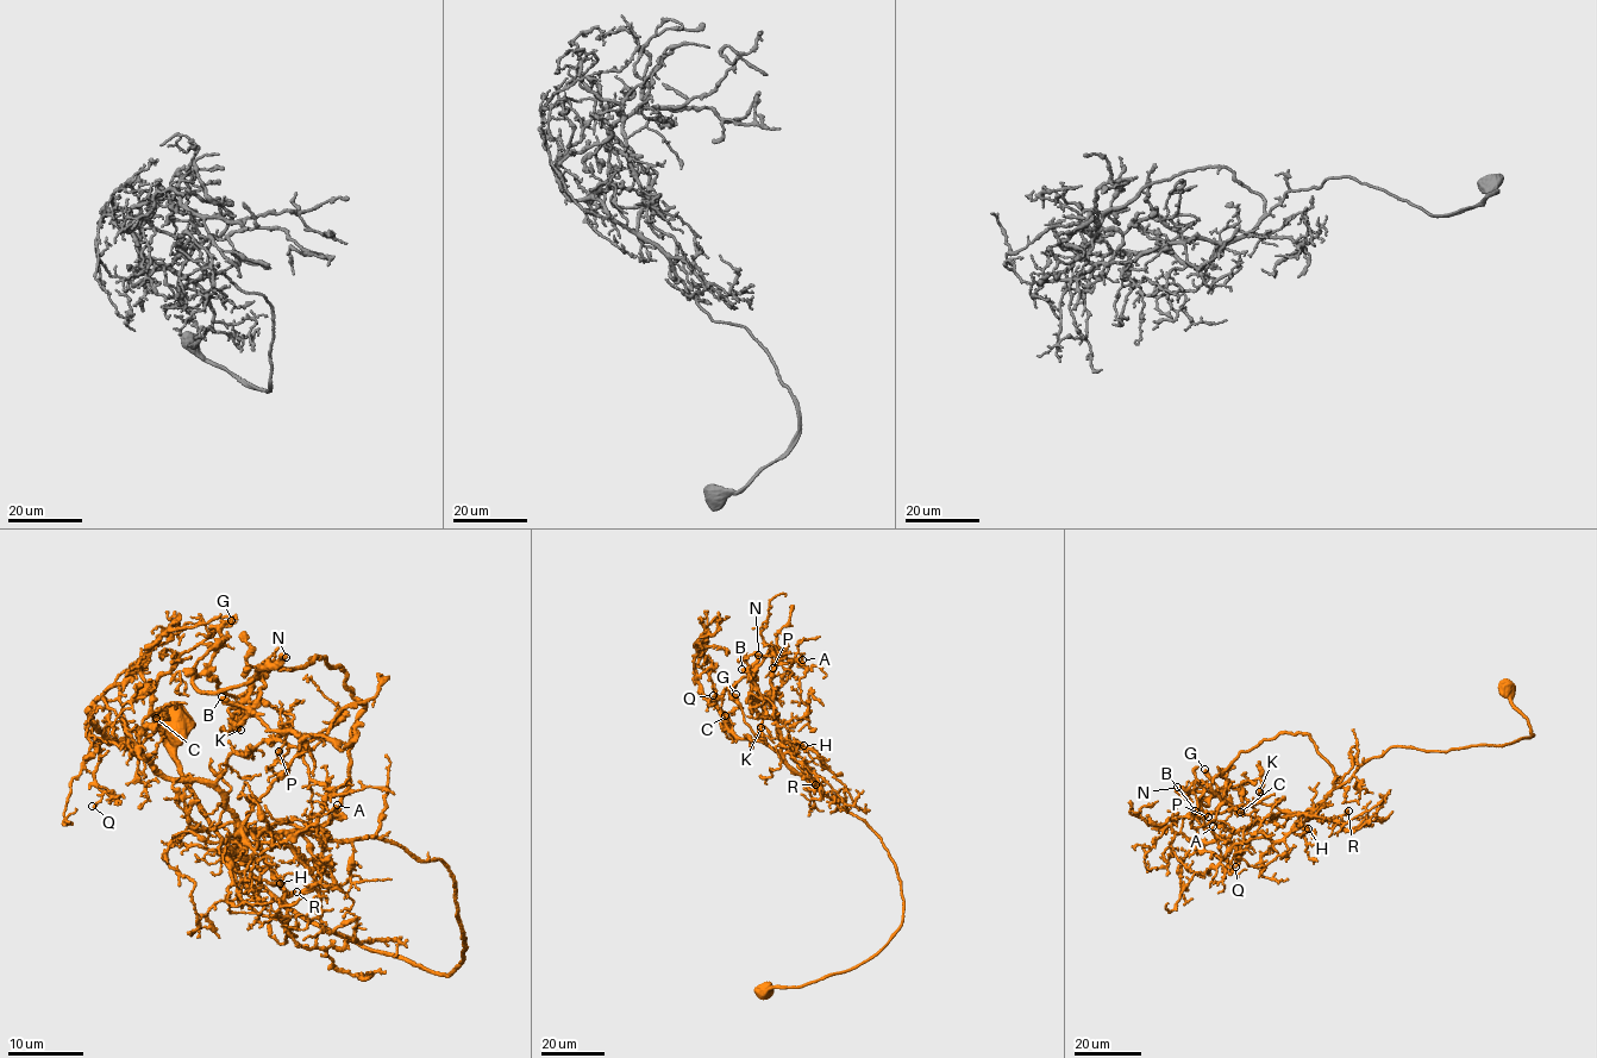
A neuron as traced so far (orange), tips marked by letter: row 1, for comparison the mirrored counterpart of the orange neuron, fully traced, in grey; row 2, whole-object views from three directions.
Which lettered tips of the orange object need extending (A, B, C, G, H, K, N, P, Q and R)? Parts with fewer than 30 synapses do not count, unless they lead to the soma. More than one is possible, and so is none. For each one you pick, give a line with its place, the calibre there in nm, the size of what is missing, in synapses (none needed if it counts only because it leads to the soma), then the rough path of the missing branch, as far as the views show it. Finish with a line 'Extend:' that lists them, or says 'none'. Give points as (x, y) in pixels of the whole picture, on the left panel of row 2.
N: at (286, 657); 550 nm thick; about 250 synapses; missing branch runs (286, 657), (309, 664), (332, 648), (331, 655), (331, 621), (374, 569), (379, 555), (380, 557)
Extend: N

